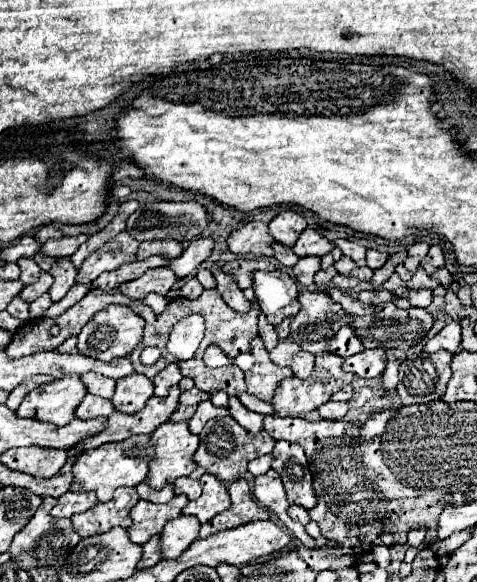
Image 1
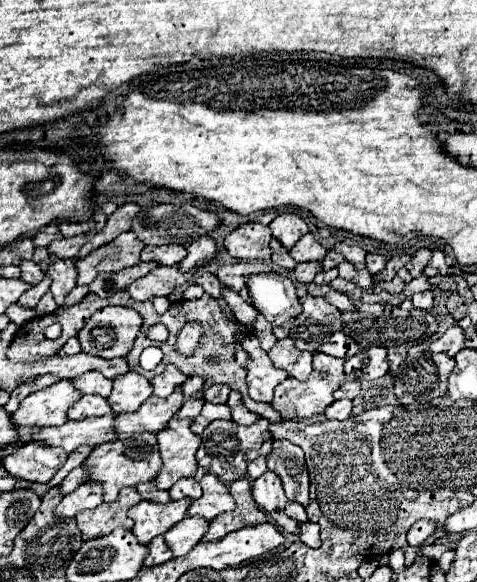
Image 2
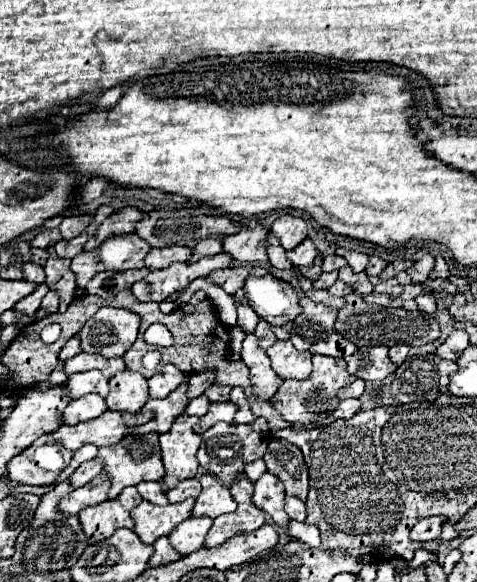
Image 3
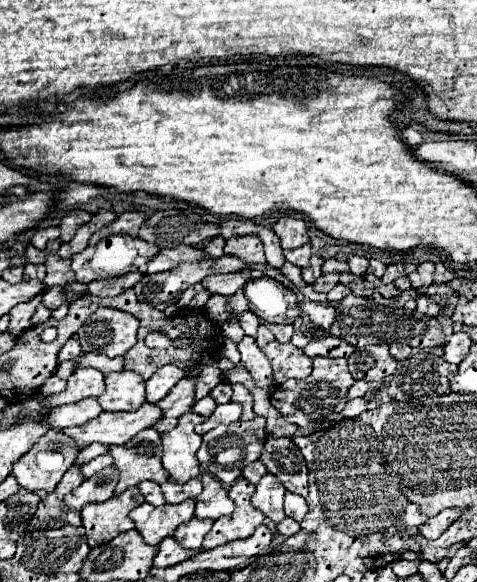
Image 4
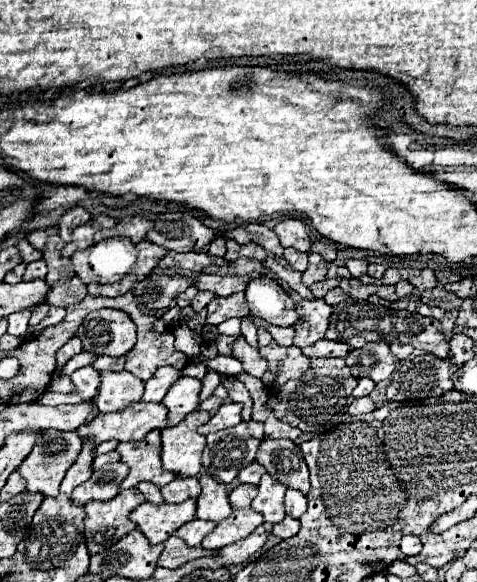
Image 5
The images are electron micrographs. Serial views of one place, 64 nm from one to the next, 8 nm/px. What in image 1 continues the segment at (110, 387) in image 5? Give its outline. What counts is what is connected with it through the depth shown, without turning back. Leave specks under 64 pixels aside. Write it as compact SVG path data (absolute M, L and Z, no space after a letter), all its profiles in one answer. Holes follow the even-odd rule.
M134 372L128 378L120 378L116 384L116 392L112 404L116 410L124 414L134 414L144 408L148 398L154 394L154 384L144 374Z

